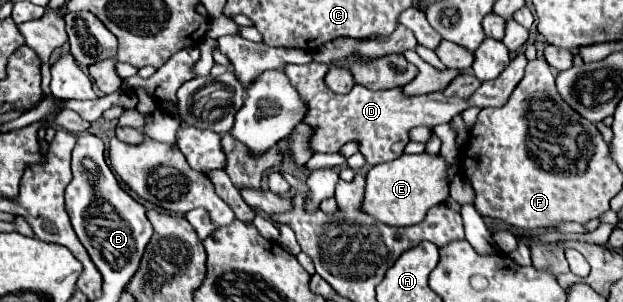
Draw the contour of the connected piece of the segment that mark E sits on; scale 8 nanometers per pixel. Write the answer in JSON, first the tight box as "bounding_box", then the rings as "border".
{"bounding_box":[362,155,448,227],"border":[[[402,155],[394,161],[374,165],[366,175],[366,191],[362,199],[362,213],[382,221],[390,227],[410,227],[424,219],[426,211],[448,199],[448,181],[446,181],[448,163],[442,157],[420,155]]]}

